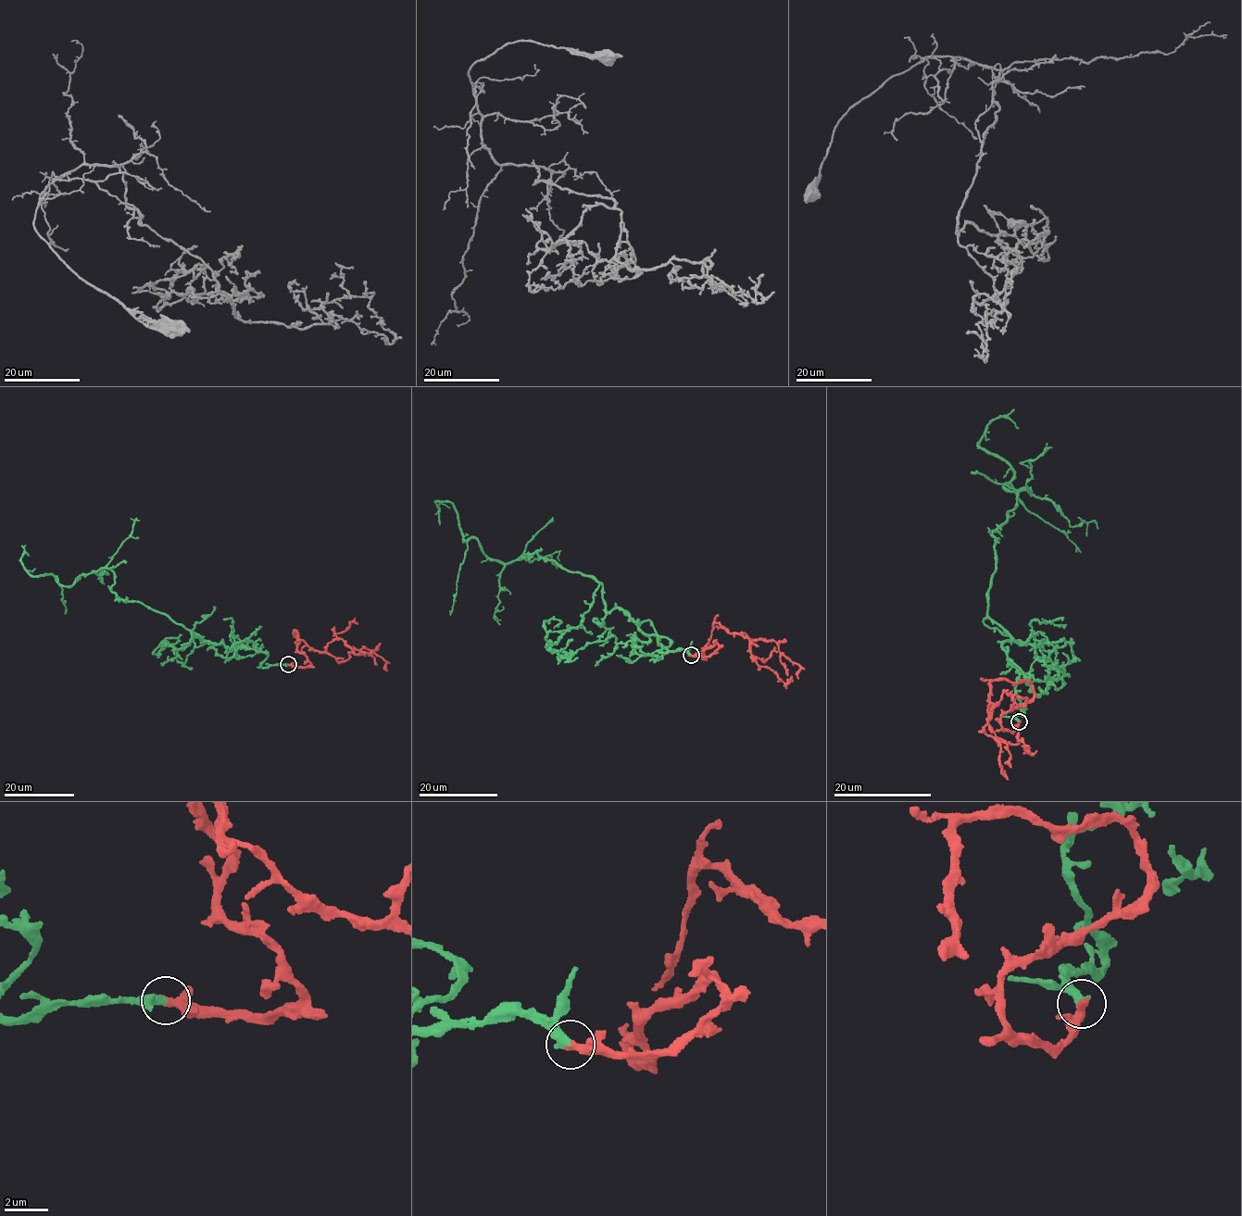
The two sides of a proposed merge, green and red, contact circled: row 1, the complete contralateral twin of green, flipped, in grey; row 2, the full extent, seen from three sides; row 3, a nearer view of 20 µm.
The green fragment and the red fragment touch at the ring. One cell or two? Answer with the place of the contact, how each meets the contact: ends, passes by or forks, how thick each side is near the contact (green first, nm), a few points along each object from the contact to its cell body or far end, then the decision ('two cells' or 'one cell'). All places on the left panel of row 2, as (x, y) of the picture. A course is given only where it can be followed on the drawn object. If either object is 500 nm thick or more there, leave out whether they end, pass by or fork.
at (288, 664); green ends there; red passes by; 440 nm thick on the green side, 280 nm on the other; green runs (288, 665), (262, 668), (264, 653), (194, 637), (119, 599), (106, 569), (66, 586), (30, 575), (29, 556); red runs (288, 665), (309, 664), (298, 652), (294, 631), (322, 652), (343, 639), (357, 654), (379, 656), (387, 670); one cell

